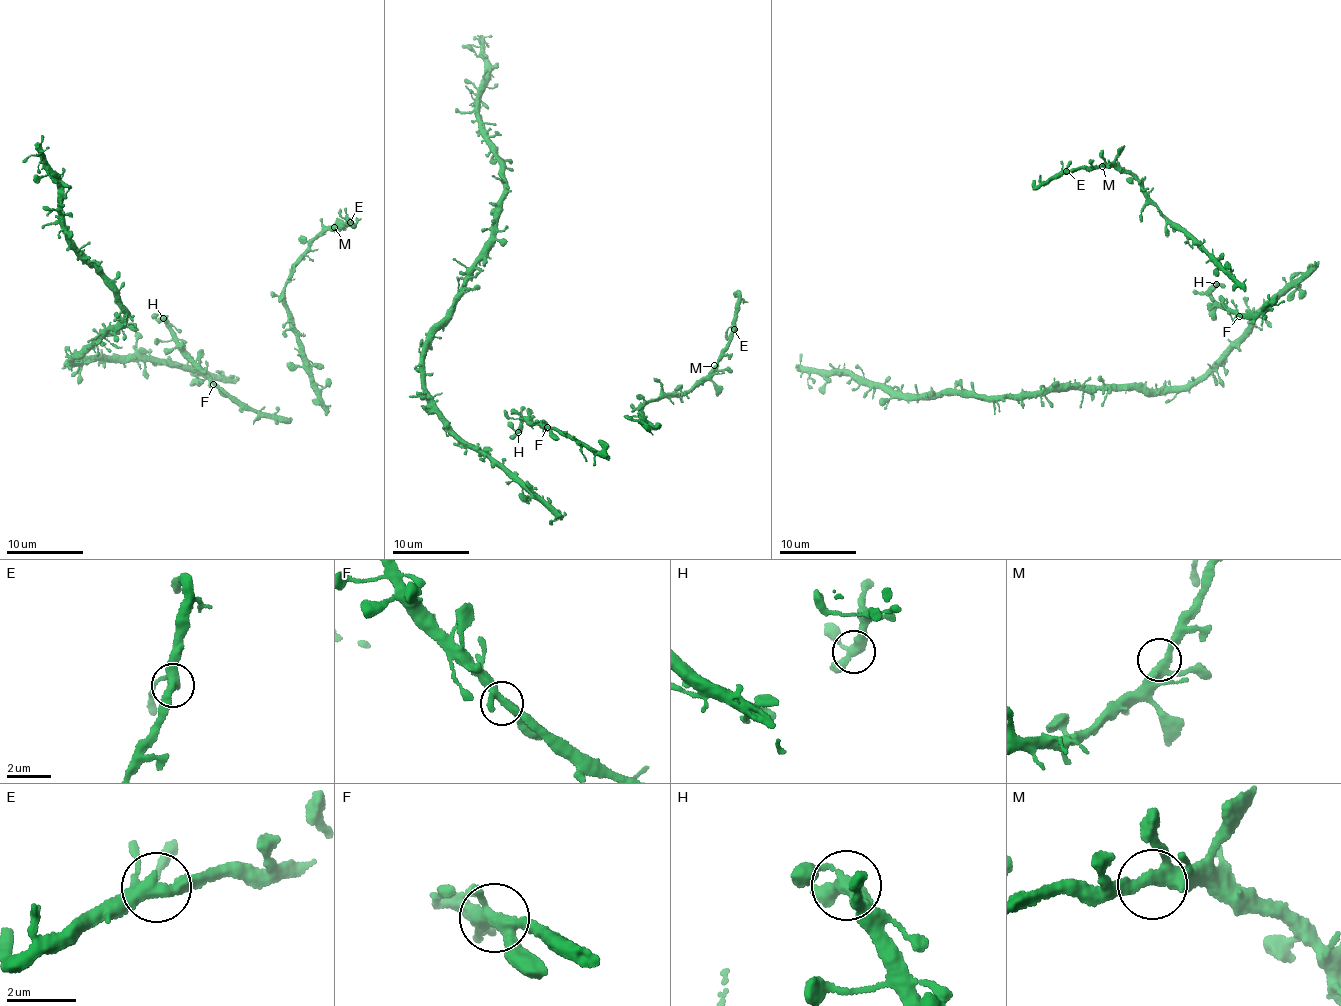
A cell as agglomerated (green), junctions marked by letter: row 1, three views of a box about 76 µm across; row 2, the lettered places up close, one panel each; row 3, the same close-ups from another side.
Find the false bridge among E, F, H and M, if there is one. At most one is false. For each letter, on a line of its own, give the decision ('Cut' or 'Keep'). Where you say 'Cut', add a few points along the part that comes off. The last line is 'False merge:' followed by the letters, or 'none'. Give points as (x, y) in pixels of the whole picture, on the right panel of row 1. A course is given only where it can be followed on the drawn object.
E: Keep
F: Keep
H: Keep
M: Keep
False merge: none

